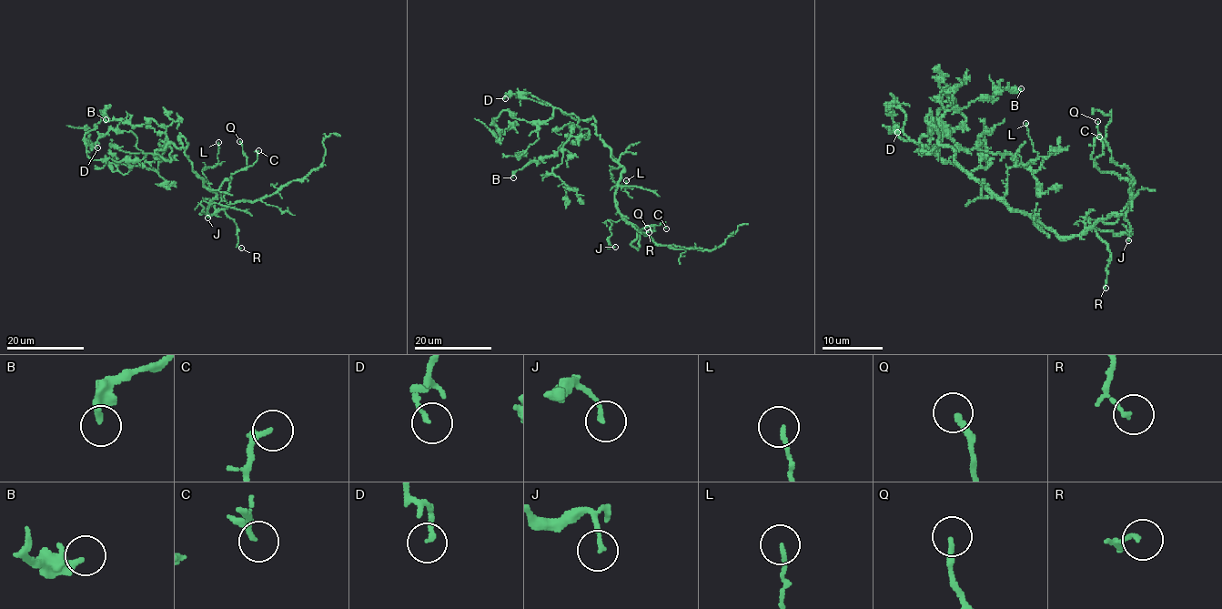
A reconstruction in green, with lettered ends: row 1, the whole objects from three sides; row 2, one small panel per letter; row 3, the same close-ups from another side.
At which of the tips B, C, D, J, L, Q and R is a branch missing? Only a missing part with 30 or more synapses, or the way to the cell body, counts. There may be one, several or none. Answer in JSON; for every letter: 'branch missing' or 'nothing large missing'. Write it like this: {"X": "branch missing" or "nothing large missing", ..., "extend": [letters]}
{"B": "nothing large missing", "C": "nothing large missing", "D": "nothing large missing", "J": "nothing large missing", "L": "nothing large missing", "Q": "nothing large missing", "R": "nothing large missing", "extend": []}

